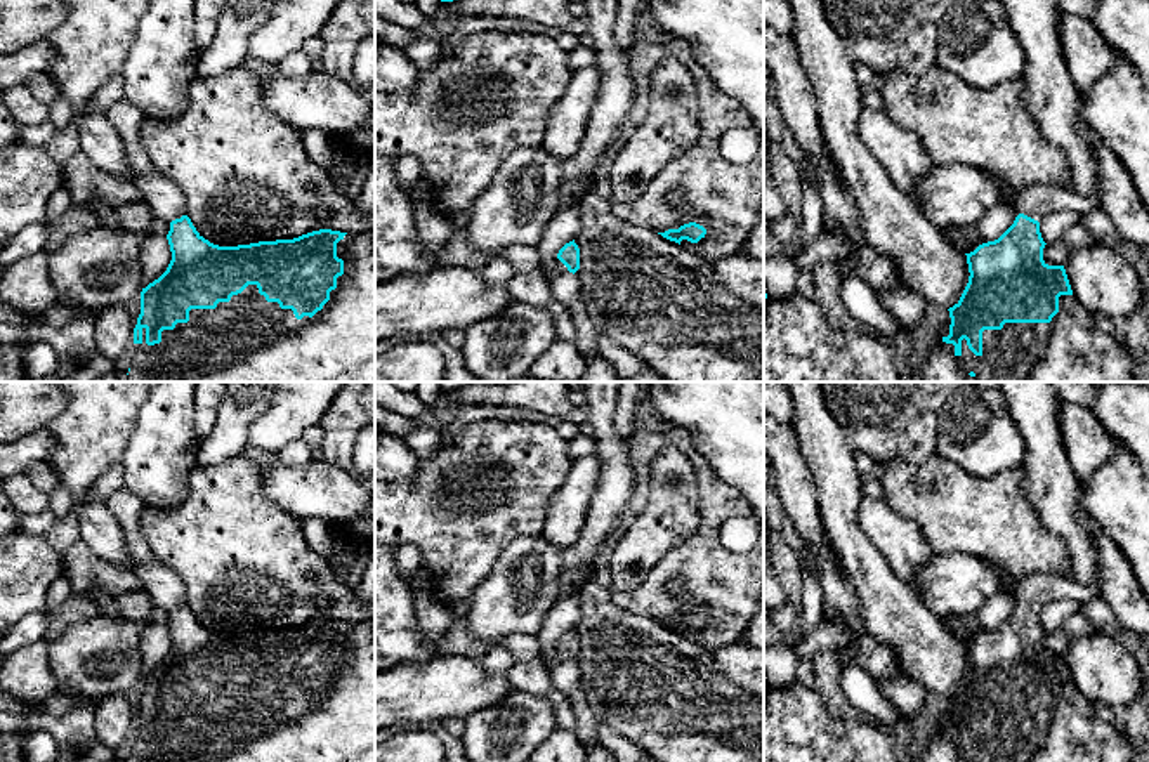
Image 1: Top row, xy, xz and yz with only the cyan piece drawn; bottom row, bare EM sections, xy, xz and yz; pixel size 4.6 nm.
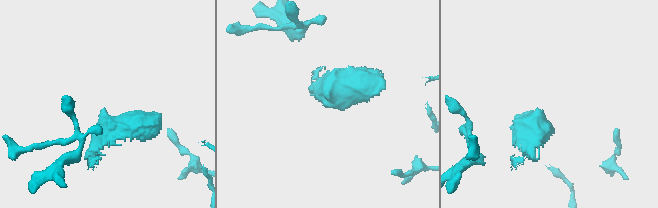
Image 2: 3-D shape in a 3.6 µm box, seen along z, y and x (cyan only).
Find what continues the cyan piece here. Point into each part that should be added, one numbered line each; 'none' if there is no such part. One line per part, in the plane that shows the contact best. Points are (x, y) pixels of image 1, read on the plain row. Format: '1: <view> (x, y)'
1: xy (245, 724)
2: yz (1037, 591)

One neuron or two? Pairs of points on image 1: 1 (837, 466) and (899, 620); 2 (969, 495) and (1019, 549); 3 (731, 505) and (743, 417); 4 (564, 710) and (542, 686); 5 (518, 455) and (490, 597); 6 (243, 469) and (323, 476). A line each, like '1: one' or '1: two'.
1: one
2: one
3: two
4: one
5: two
6: two

